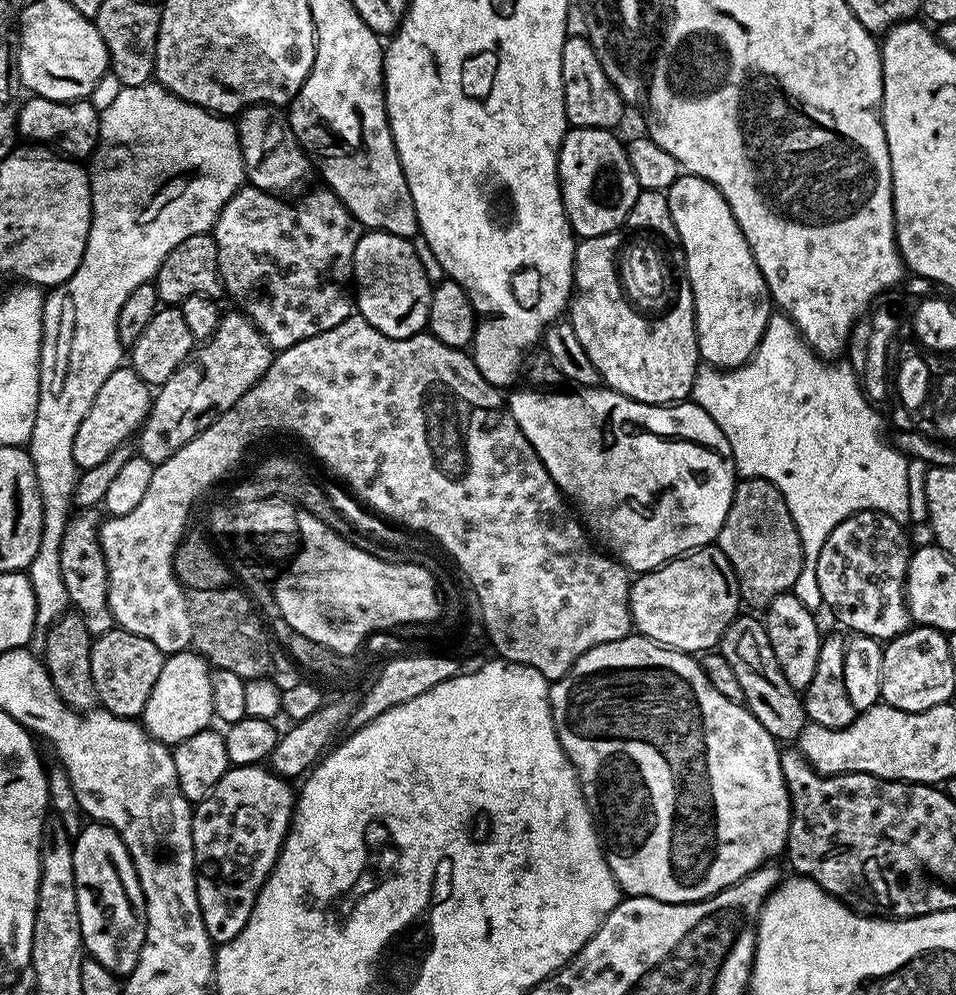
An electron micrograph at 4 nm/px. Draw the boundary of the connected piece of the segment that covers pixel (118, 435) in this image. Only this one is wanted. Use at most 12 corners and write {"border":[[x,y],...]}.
{"border":[[130,366],[102,382],[74,434],[77,469],[139,433],[153,389]]}

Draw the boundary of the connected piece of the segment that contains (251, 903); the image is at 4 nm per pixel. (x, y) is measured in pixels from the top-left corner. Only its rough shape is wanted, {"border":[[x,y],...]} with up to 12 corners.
{"border":[[232,766],[193,807],[202,922],[238,938],[298,799]]}

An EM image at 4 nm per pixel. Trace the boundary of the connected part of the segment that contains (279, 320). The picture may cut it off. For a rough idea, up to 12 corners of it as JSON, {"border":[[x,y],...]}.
{"border":[[242,186],[210,235],[273,350],[354,312],[362,225]]}

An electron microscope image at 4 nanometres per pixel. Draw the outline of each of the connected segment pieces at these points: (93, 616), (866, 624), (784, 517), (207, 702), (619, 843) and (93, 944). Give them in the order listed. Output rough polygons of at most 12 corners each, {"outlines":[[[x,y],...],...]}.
{"outlines":[[[81,508],[62,534],[68,603],[92,638],[114,626],[102,516]],[[855,512],[816,563],[852,634],[908,631],[905,525]],[[737,479],[715,543],[767,609],[804,569],[778,486]],[[199,652],[171,653],[146,698],[144,729],[175,746],[214,720]],[[639,634],[549,687],[621,893],[785,851],[778,741]],[[88,822],[72,853],[84,951],[138,966],[144,895],[120,835]]]}

